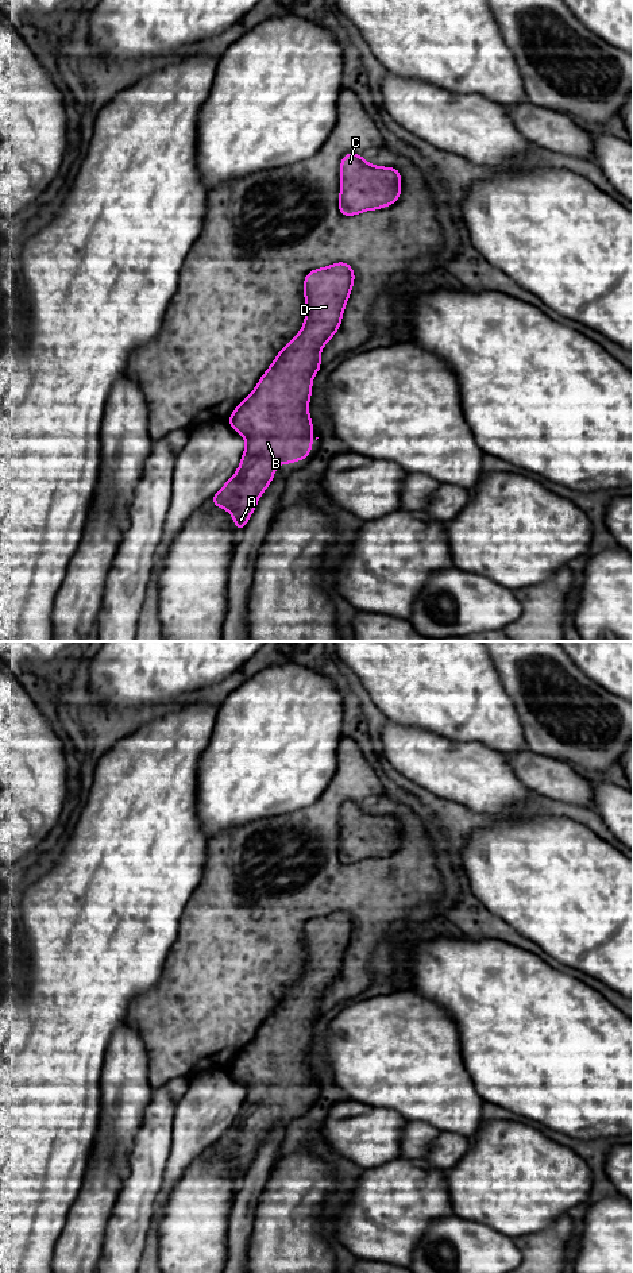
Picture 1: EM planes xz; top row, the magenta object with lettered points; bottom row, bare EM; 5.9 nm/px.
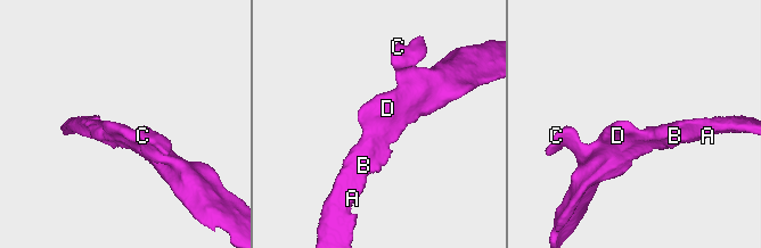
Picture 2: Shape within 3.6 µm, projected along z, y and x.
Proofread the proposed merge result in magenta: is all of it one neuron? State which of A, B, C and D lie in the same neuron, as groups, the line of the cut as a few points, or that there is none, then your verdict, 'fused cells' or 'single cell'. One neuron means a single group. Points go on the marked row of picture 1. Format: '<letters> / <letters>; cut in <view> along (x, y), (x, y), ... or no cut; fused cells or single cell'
A B C D; no cut; single cell

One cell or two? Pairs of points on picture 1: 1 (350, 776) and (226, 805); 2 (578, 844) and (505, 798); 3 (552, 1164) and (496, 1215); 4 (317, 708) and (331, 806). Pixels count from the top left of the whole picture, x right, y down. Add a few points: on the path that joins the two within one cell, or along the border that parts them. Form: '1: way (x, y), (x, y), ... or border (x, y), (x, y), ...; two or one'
1: border (338, 749), (335, 775), (324, 791), (309, 805); two
2: border (535, 809), (529, 813), (501, 816), (498, 818); two
3: way (539, 1177), (531, 1180), (509, 1202); one
4: border (327, 786), (312, 803), (303, 807); two

